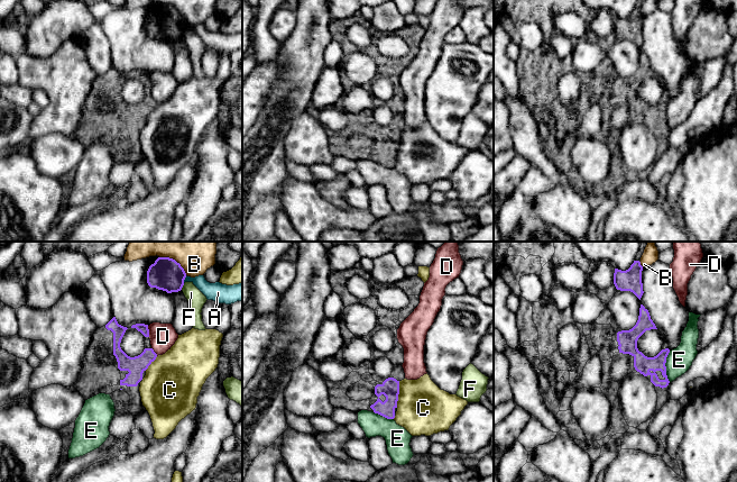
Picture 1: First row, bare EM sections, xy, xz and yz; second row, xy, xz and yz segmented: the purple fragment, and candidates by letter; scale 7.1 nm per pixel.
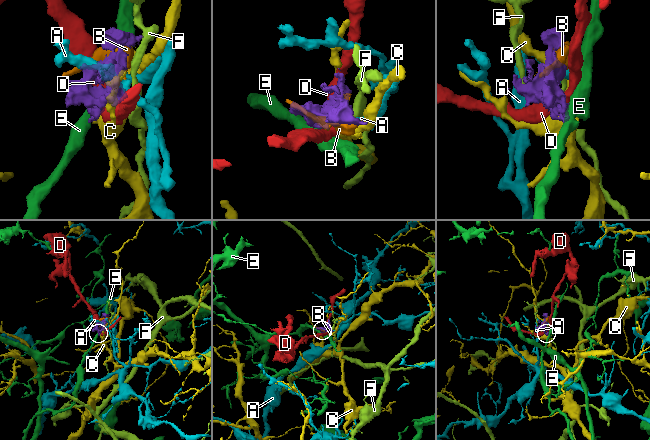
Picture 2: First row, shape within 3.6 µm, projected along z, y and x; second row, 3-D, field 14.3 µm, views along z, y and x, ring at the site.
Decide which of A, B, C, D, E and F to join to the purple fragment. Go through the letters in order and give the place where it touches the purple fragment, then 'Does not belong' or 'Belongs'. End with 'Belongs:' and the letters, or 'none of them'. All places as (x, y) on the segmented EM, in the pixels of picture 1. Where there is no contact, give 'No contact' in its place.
A: Touches purple at xy (184, 279). Does not belong
B: Touches purple at xy (174, 260). Does not belong
C: Touches purple at xz (398, 393). Does not belong
D: Touches purple at xy (148, 332). Does not belong
E: Touches purple at yz (665, 366). Does not belong
F: Touches purple at xy (182, 287). Does not belong
Belongs: none of them

